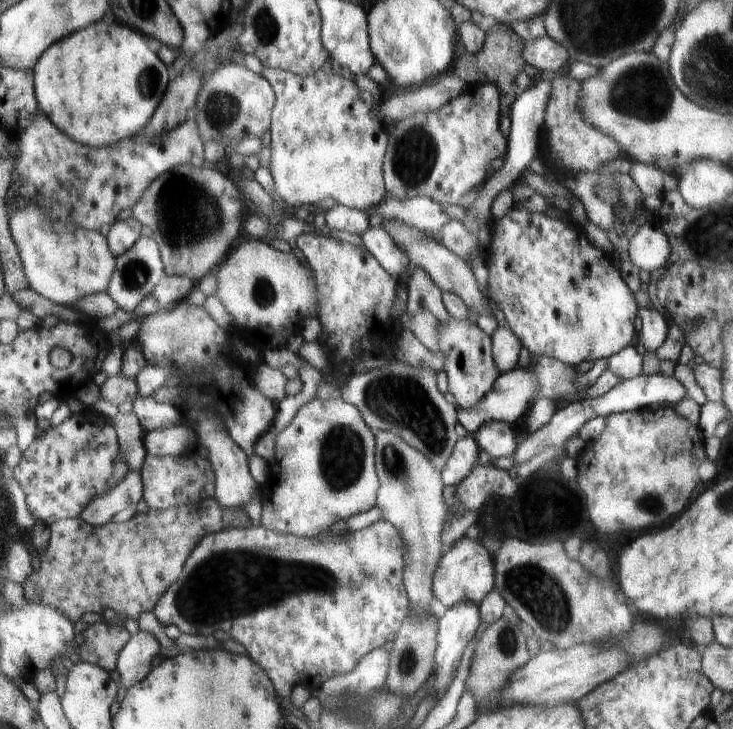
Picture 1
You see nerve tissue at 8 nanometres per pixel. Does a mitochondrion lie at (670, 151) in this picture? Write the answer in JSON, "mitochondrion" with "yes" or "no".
{"mitochondrion":"no"}

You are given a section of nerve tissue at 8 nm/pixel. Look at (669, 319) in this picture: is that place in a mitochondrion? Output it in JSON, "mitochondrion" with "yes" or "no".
{"mitochondrion":"no"}

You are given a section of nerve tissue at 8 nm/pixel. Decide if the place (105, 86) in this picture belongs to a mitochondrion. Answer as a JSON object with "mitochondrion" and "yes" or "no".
{"mitochondrion":"no"}

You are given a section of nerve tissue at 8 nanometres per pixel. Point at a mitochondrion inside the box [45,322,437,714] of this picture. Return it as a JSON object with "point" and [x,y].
{"point":[228,581]}

